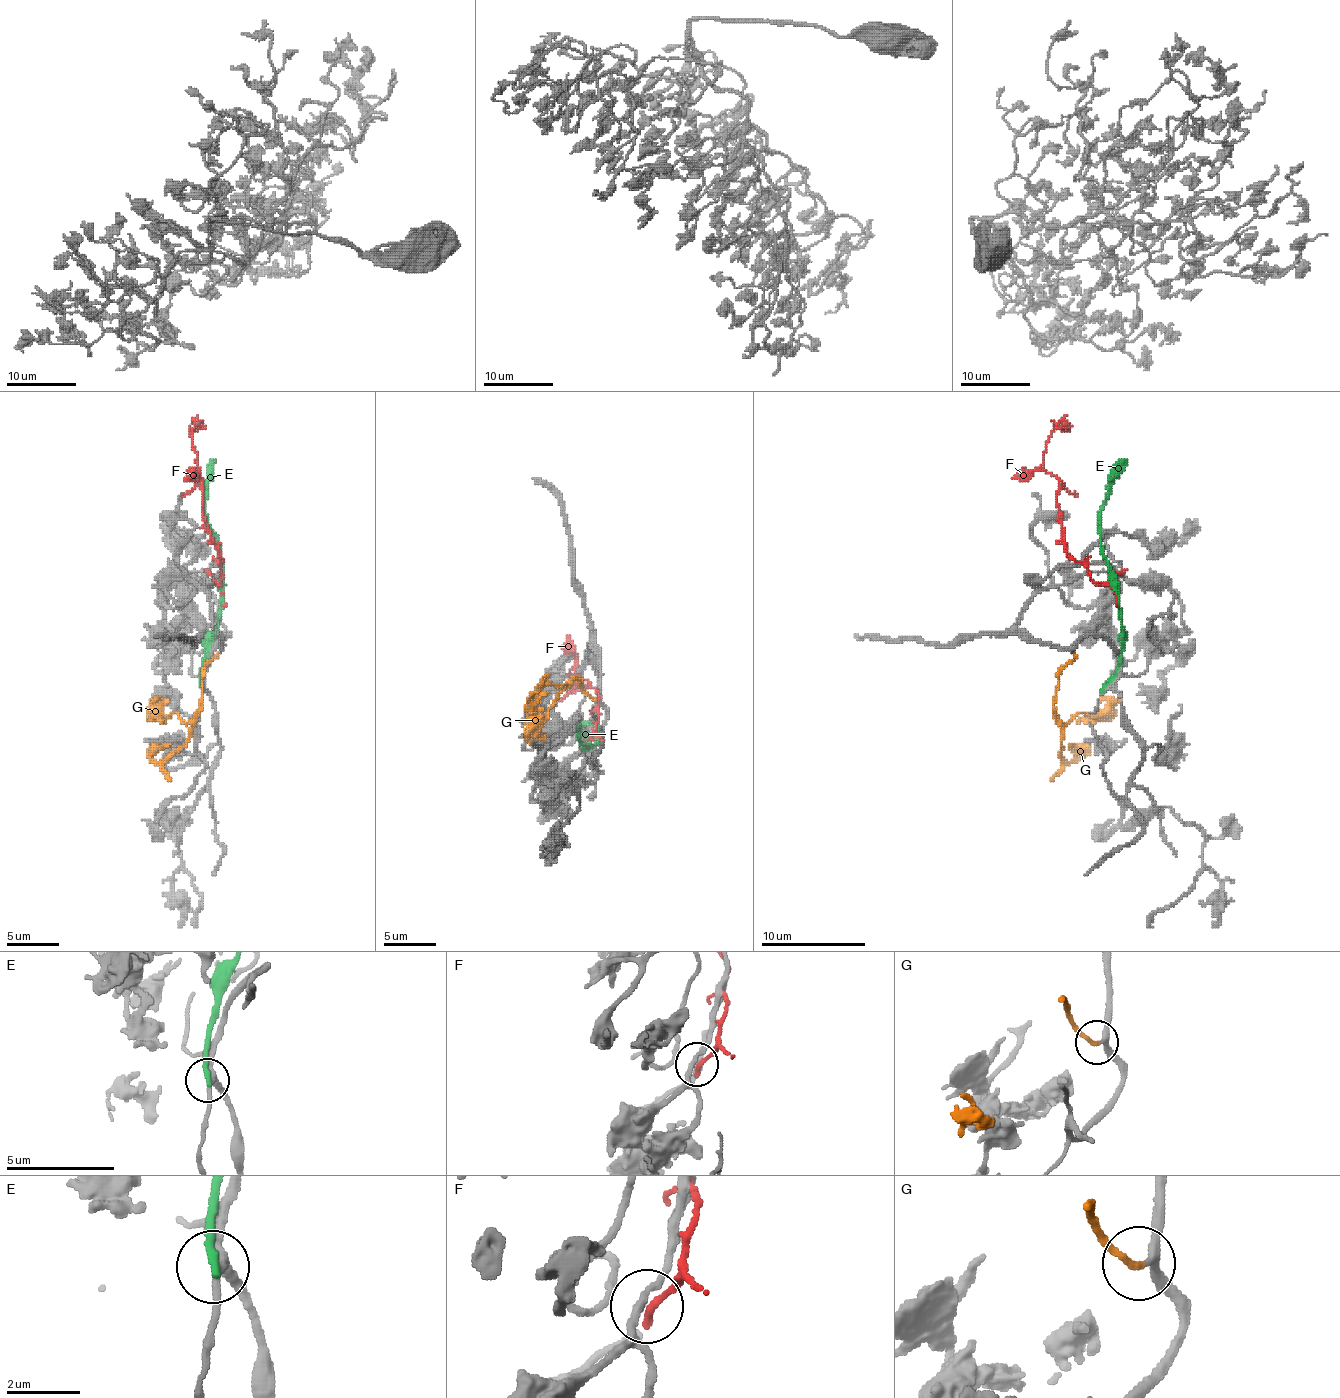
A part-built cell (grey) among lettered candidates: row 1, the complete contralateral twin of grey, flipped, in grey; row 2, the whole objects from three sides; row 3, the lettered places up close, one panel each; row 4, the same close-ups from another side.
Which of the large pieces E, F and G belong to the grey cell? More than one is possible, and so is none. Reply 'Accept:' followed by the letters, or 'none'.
Accept: G

